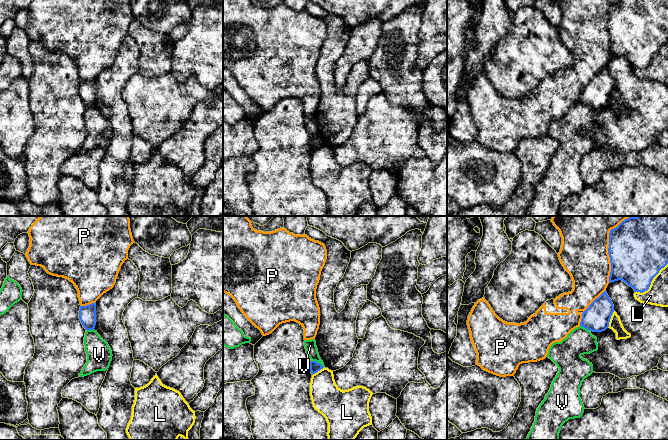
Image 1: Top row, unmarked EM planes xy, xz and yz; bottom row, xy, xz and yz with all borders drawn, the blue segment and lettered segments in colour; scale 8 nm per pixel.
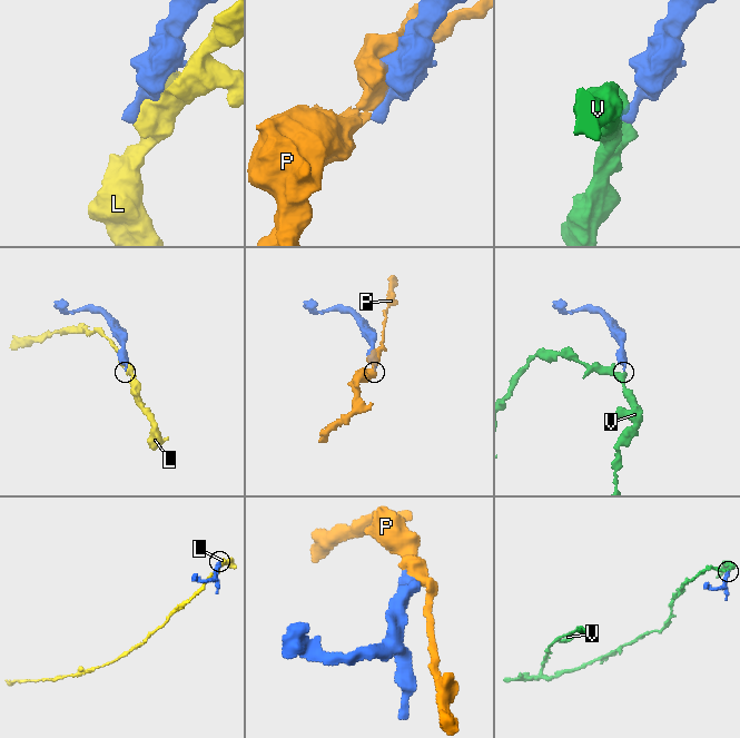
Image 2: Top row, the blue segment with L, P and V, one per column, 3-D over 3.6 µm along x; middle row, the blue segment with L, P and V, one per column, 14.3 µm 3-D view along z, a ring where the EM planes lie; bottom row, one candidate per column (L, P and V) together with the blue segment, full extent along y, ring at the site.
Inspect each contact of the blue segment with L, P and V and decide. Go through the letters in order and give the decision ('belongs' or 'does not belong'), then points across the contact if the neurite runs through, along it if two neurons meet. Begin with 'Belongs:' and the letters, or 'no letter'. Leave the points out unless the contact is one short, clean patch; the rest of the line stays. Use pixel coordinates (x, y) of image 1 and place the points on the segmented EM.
Belongs: no letter
L: does not belong
P: does not belong
V: does not belong; border along xz (311, 360), (317, 361), (323, 367)

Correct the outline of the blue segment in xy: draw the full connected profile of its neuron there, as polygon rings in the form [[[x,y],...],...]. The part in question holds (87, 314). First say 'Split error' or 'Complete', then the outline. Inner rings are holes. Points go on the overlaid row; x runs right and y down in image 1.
Complete. [[[96,302],[80,306],[79,319],[86,330],[94,330],[96,325]]]

